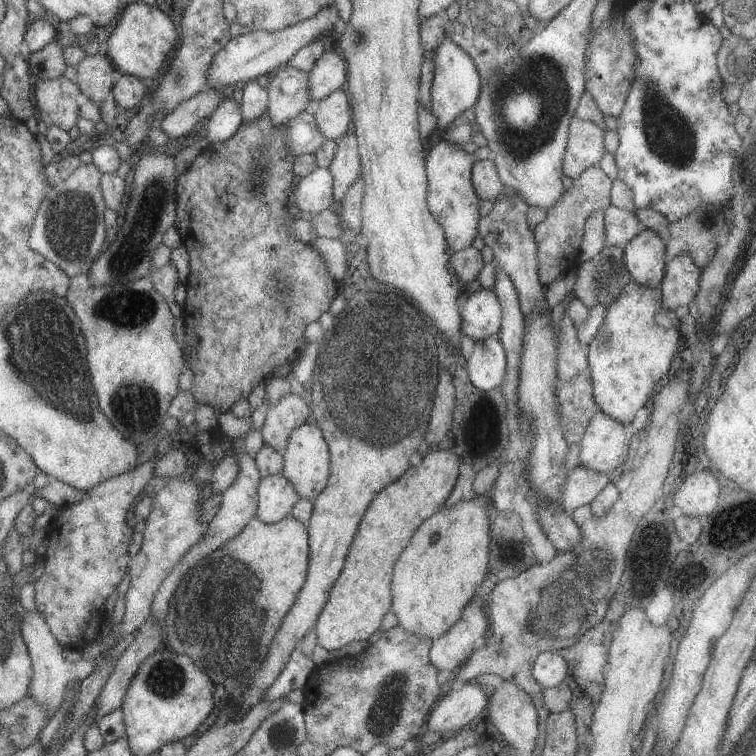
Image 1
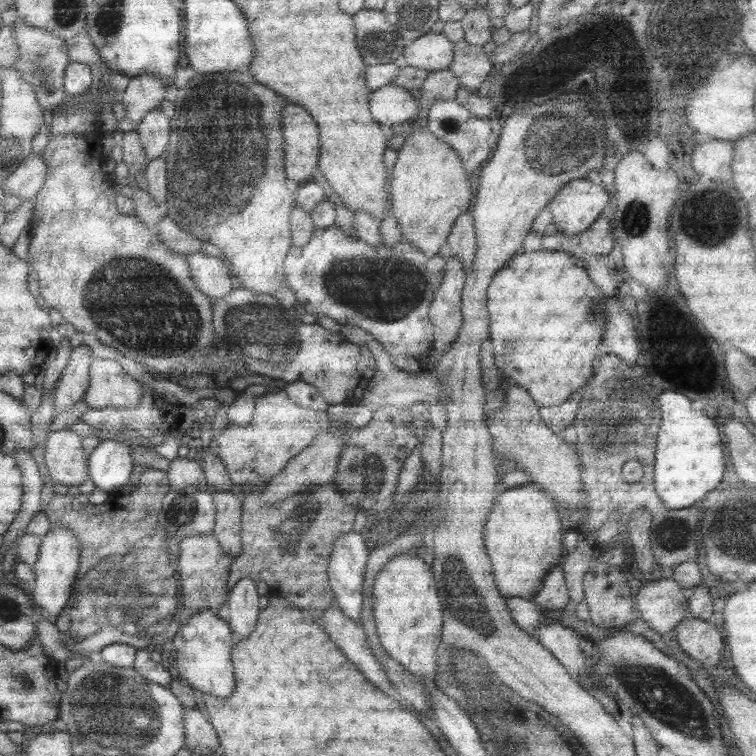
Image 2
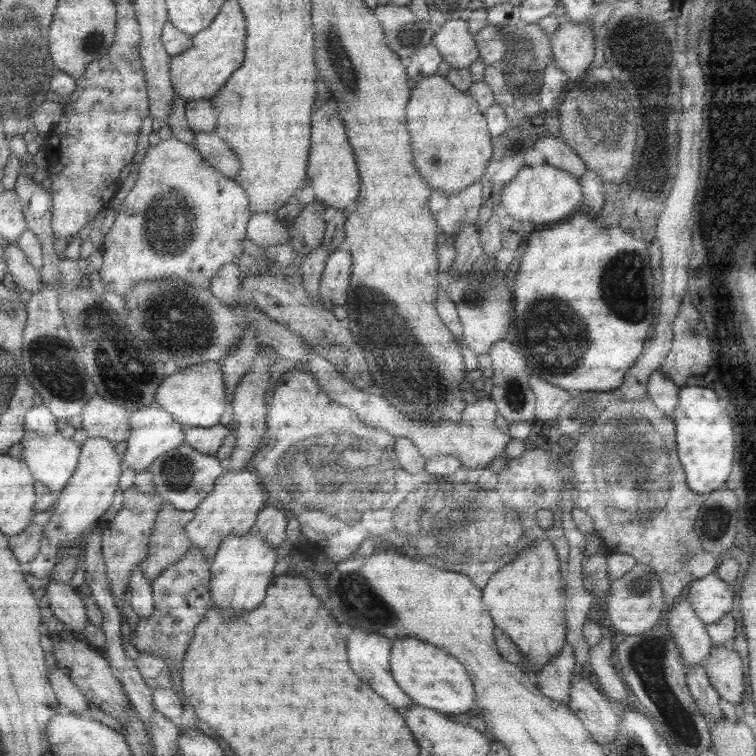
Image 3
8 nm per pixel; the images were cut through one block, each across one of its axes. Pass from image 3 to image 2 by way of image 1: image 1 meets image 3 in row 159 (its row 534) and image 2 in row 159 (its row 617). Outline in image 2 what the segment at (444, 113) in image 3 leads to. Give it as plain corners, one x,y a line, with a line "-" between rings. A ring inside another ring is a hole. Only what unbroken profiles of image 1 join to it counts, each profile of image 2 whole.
415,124
407,136
403,136
403,146
397,150
397,160
393,164
391,180
389,180
389,206
391,206
391,216
397,220
403,242
409,242
417,250
421,250
427,256
435,256
443,252
443,244
447,242
447,236
453,228
453,222
461,216
467,214
471,204
473,204
473,176
467,174
463,168
461,156
447,146
445,142
437,140
435,136
429,134
429,130
423,128
423,124

